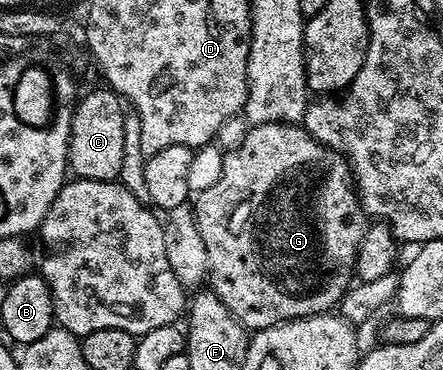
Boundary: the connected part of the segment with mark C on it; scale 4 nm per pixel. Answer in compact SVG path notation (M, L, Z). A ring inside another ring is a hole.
M107 91L83 93L72 109L68 167L82 180L116 180L124 164L124 108L121 97Z

